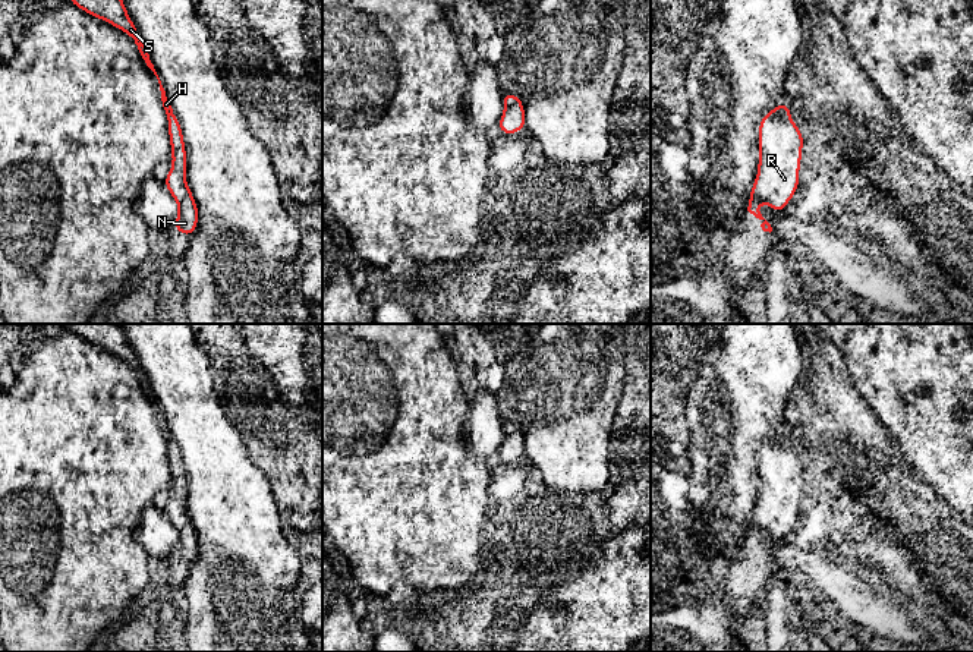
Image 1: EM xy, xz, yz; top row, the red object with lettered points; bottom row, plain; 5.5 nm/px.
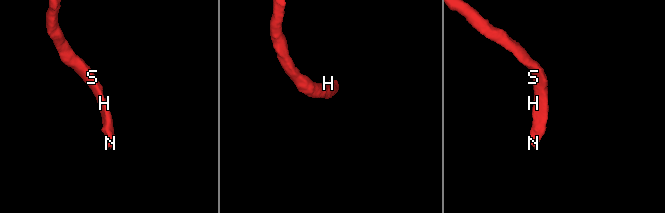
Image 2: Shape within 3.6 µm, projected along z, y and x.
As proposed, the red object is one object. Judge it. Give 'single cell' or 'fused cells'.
single cell

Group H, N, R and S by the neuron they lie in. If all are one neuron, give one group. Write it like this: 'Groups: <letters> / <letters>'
Groups: H N R S

